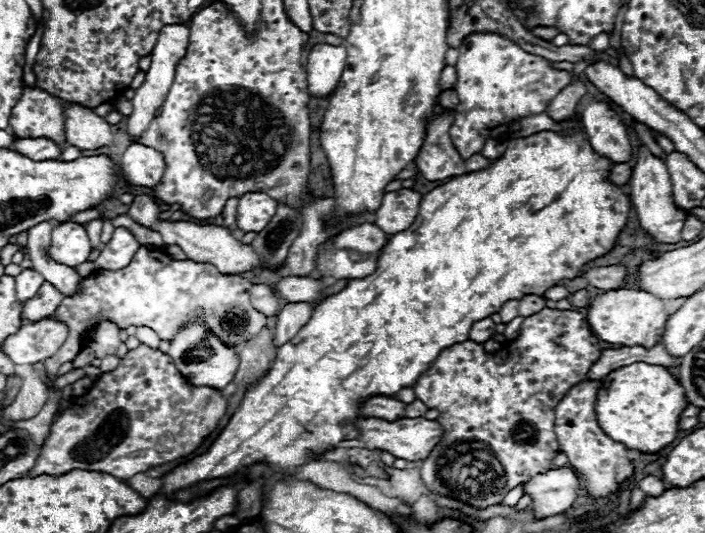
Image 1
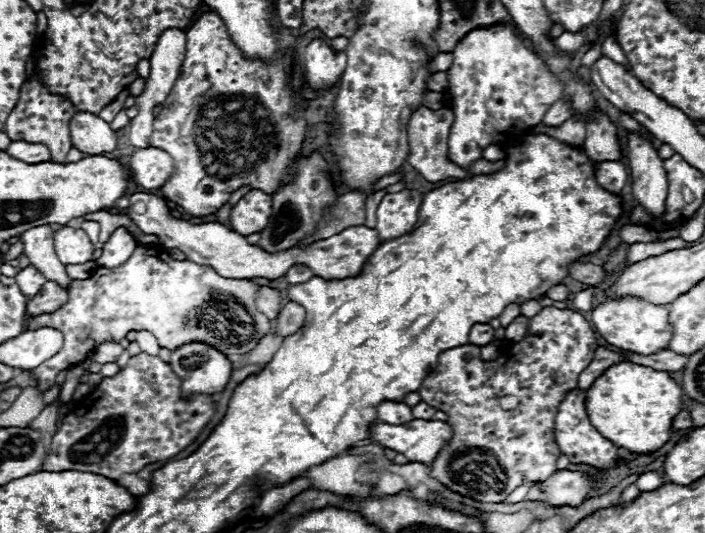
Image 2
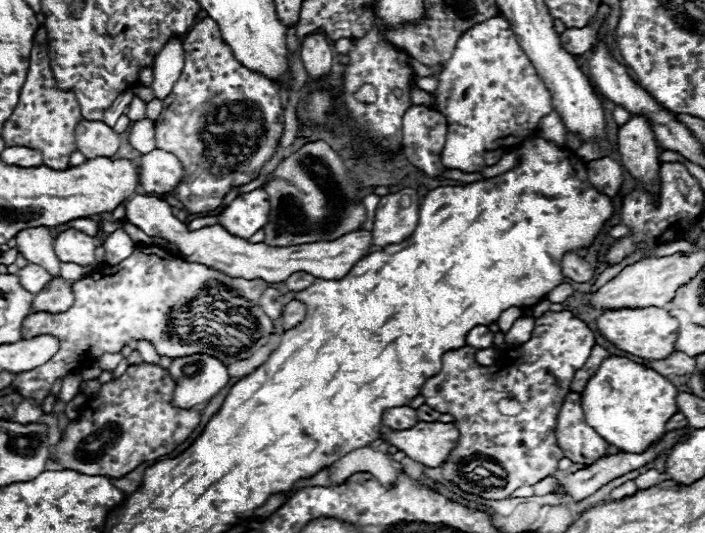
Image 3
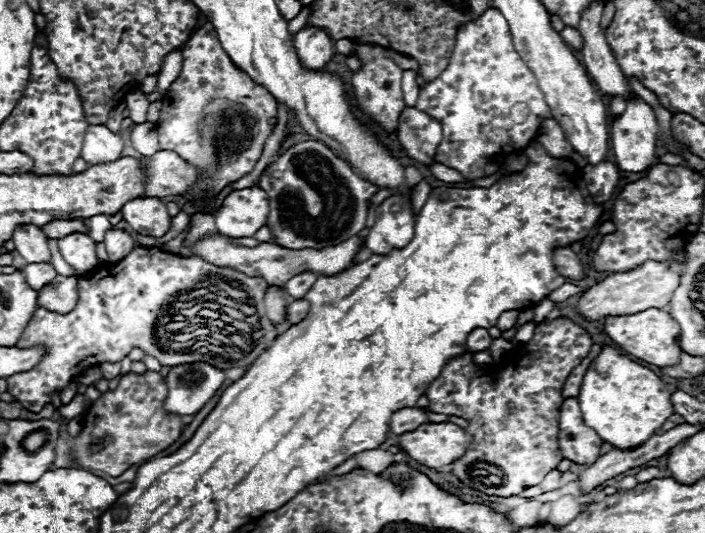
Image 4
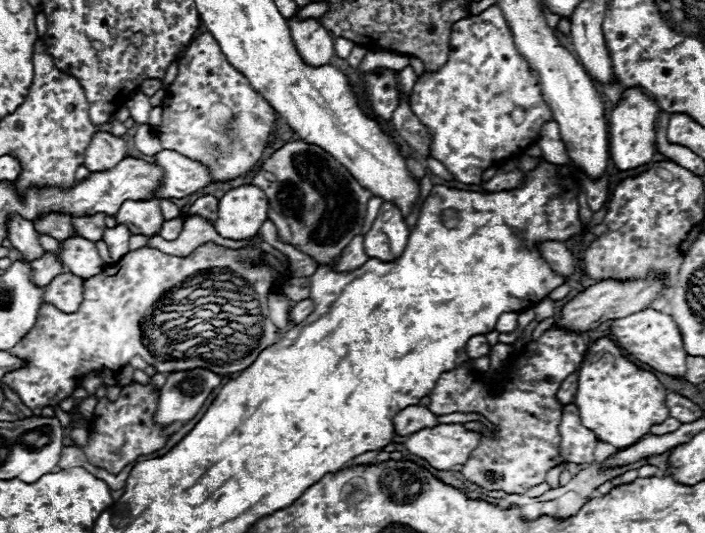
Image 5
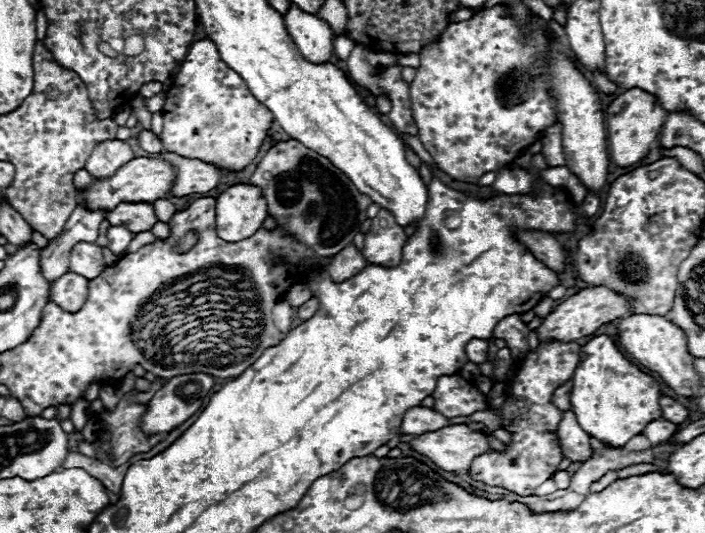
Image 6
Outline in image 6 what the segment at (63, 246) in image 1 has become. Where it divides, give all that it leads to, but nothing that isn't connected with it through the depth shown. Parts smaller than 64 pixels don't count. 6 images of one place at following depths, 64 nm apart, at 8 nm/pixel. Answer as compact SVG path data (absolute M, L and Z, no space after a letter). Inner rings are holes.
M80 242L70 250L70 272L76 272L88 280L96 278L102 274L106 268L102 250L96 244L90 242Z

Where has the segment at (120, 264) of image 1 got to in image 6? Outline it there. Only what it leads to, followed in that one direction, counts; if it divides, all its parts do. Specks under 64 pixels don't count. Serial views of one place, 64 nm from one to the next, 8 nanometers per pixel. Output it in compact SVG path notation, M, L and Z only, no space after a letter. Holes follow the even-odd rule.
M110 226L106 232L106 238L108 238L108 248L116 256L120 256L120 254L124 254L124 250L130 244L130 240L134 238L134 234L124 226Z

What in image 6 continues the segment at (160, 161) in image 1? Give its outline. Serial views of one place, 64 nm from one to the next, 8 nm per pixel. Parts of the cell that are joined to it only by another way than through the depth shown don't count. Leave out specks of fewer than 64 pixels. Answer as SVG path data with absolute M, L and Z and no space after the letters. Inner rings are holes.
M162 152L160 154L162 160L168 160L174 168L176 168L176 180L174 186L170 190L170 196L188 196L188 194L204 194L212 188L218 186L220 182L220 172L212 166L206 164L202 160L192 160L192 158L182 158L174 152Z

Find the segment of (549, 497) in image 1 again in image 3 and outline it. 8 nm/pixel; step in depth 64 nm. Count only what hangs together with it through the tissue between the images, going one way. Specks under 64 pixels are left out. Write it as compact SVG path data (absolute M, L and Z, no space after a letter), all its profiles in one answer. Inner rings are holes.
M674 430L668 432L656 446L648 448L642 454L632 454L632 452L620 452L620 454L610 454L594 464L590 464L584 470L578 470L574 474L568 474L560 480L560 486L554 492L566 492L574 498L574 502L580 502L584 498L588 498L590 494L594 494L600 486L608 484L610 480L636 470L644 464L648 464L650 460L654 460L654 456L658 456L662 450L672 448L678 442L678 436L684 434L686 430Z

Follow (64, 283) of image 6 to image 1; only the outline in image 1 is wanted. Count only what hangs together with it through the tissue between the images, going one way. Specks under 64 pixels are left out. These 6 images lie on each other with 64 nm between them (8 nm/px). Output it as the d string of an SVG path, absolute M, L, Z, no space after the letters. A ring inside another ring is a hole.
M44 282L38 290L38 294L30 300L24 302L22 306L22 320L28 320L28 322L38 322L42 318L48 318L56 312L56 308L60 306L62 302L62 294L50 286L48 282Z

